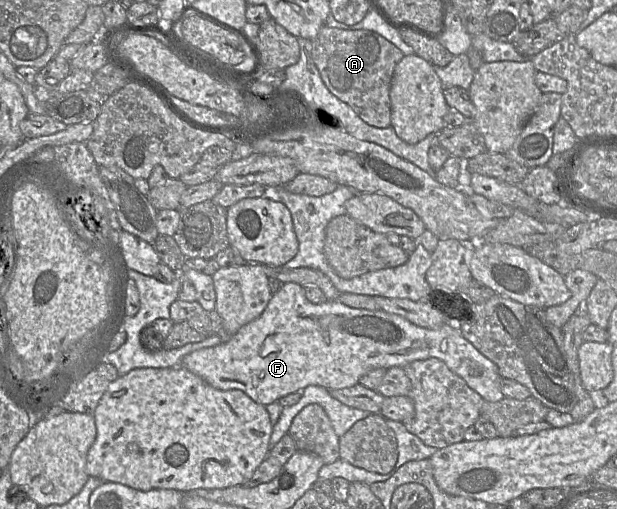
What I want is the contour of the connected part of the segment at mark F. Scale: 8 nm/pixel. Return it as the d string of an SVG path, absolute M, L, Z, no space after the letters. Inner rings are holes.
M290 282L283 284L279 291L273 294L258 318L242 326L225 343L189 353L183 358L181 366L216 389L238 389L256 403L267 406L288 394L303 391L309 385L321 386L328 390L347 388L358 384L360 378L373 369L388 369L394 366L403 368L416 360L437 358L445 362L453 373L464 379L484 400L502 400L504 395L500 387L503 377L497 365L464 338L459 327L454 324L456 320L452 317L439 328L428 329L381 309L352 308L337 300L314 304L307 299L301 285ZM471 364L476 364L474 374L468 371Z

